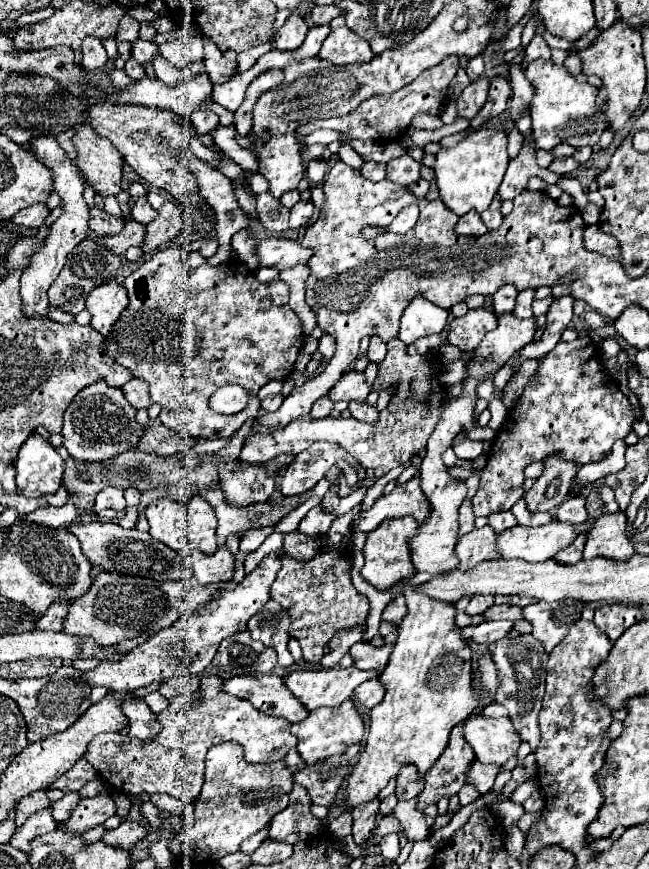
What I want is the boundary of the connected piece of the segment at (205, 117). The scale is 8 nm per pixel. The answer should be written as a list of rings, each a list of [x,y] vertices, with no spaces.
[[[195,112],[193,114],[193,122],[195,122],[195,128],[197,128],[199,136],[203,136],[205,132],[213,130],[215,126],[219,126],[215,112]]]

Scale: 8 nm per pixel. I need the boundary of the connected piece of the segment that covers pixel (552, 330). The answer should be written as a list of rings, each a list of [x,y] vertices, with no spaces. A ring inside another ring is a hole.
[[[571,296],[555,298],[553,304],[549,306],[547,326],[545,326],[545,332],[543,332],[541,340],[531,342],[523,350],[519,350],[517,368],[525,358],[543,358],[547,352],[551,352],[551,348],[555,348],[555,344],[559,342],[563,330],[569,326],[571,318],[573,318],[573,298]]]

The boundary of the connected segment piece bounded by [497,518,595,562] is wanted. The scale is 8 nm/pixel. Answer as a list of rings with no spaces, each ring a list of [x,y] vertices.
[[[589,518],[583,524],[563,524],[555,520],[539,528],[513,526],[497,536],[497,548],[503,558],[545,562],[551,560],[559,550],[571,546],[577,536],[589,534],[593,524],[595,520]]]

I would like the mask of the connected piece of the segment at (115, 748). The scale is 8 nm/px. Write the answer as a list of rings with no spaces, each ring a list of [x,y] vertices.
[[[205,676],[197,694],[171,698],[169,708],[157,716],[163,730],[149,744],[119,732],[99,734],[91,740],[85,752],[85,760],[89,760],[89,764],[101,774],[105,782],[131,796],[133,806],[129,812],[129,820],[141,818],[137,814],[137,796],[141,792],[167,792],[169,796],[179,798],[183,802],[195,800],[203,786],[205,754],[213,744],[225,740],[239,742],[245,748],[245,760],[251,764],[283,760],[287,752],[297,746],[297,740],[291,734],[287,720],[275,716],[271,718],[253,708],[247,700],[239,700],[223,692],[223,682],[225,680],[219,676]]]

